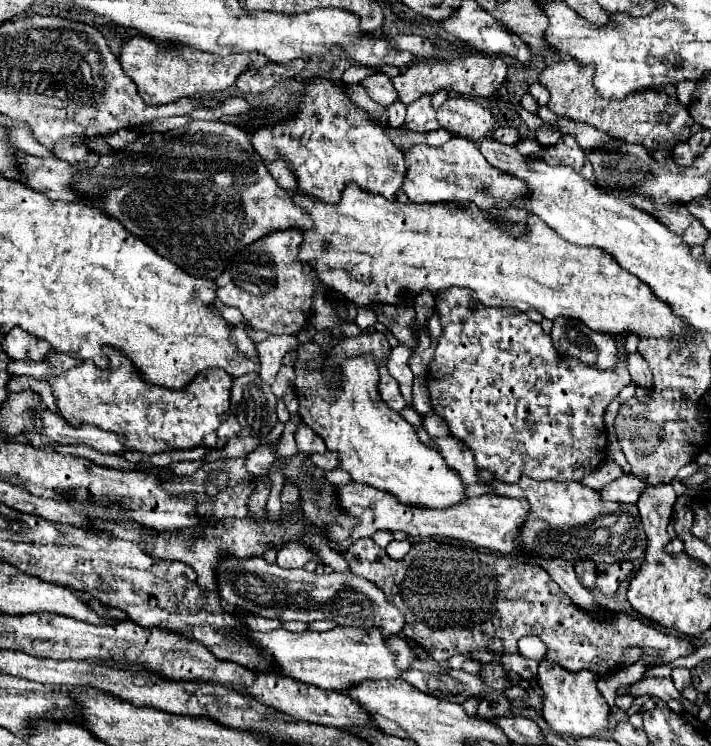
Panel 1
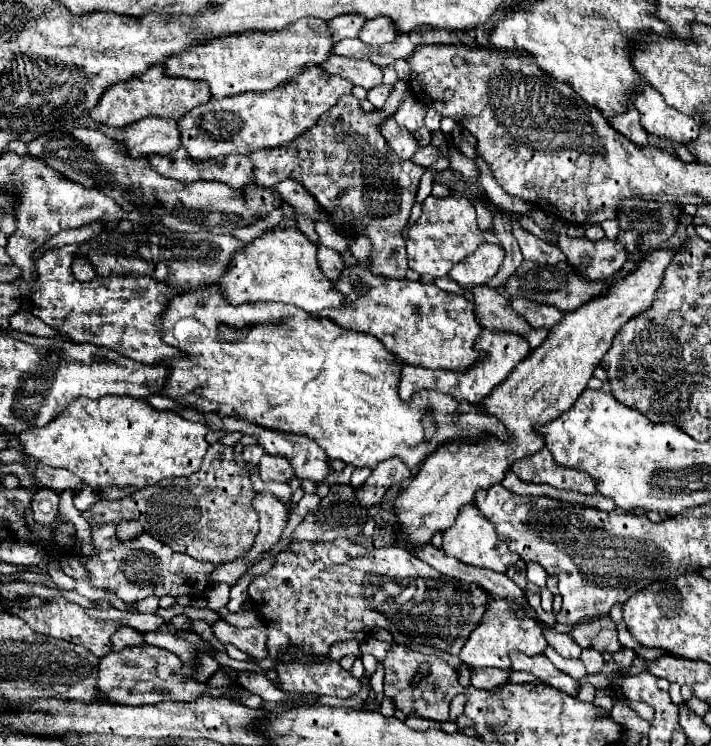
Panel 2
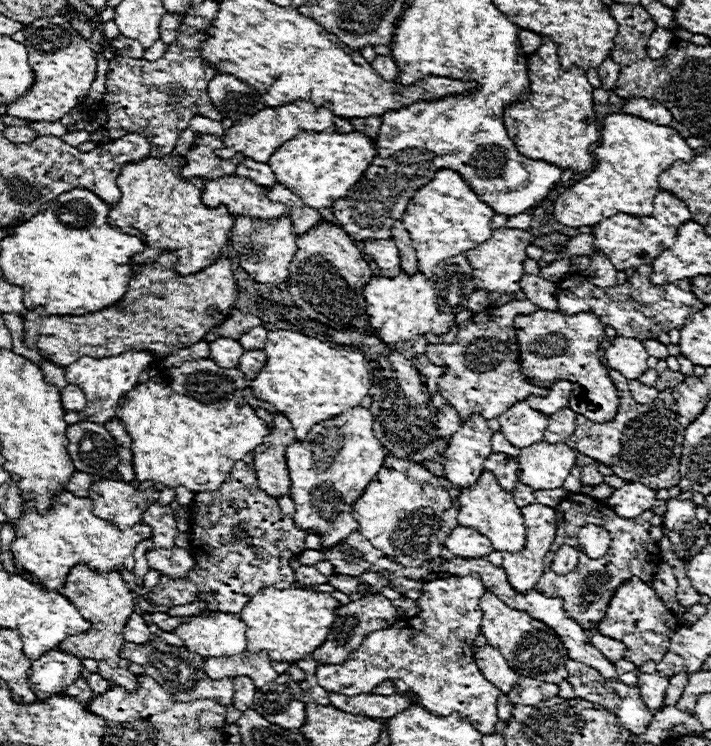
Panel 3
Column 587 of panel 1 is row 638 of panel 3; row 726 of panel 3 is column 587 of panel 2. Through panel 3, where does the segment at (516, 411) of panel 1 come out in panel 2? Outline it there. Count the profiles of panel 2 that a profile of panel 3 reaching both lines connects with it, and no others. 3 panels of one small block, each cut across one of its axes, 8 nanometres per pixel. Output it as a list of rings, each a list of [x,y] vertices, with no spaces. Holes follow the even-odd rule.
[[[542,448],[532,456],[532,460],[520,460],[520,464],[512,464],[510,468],[520,480],[534,484],[550,484],[560,490],[576,490],[580,494],[594,494],[594,480],[580,470],[558,466],[552,460],[552,454]]]

